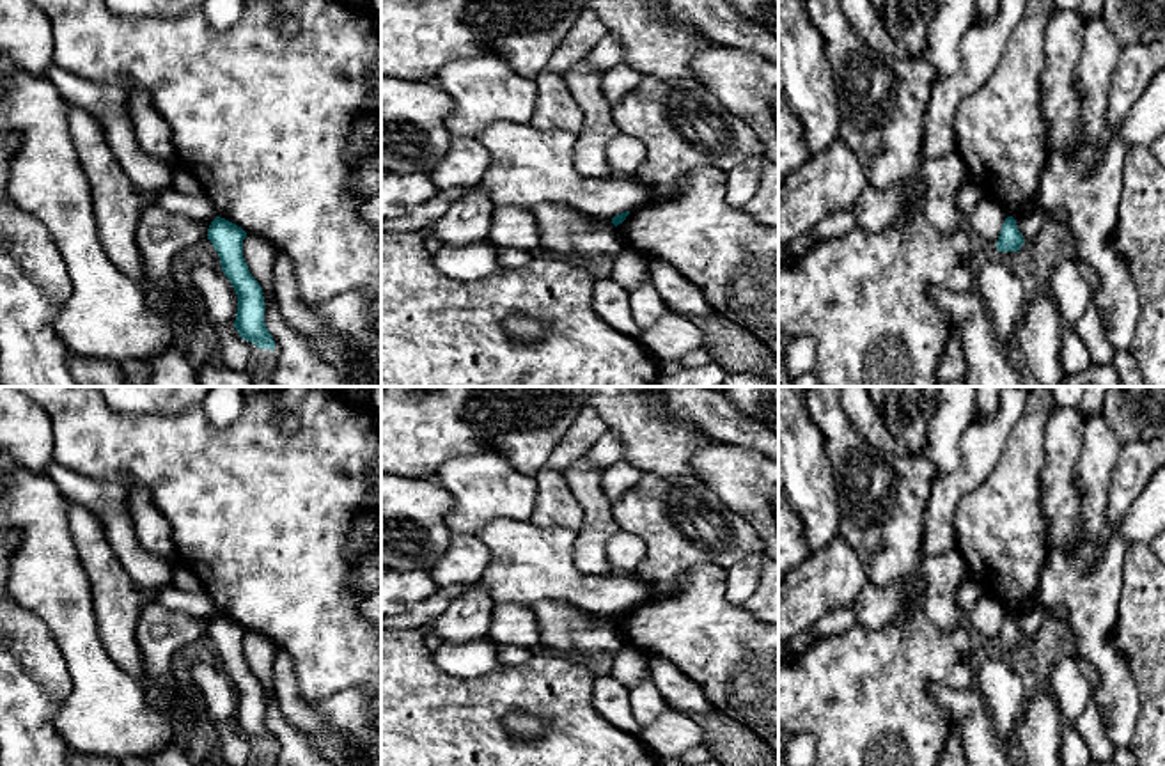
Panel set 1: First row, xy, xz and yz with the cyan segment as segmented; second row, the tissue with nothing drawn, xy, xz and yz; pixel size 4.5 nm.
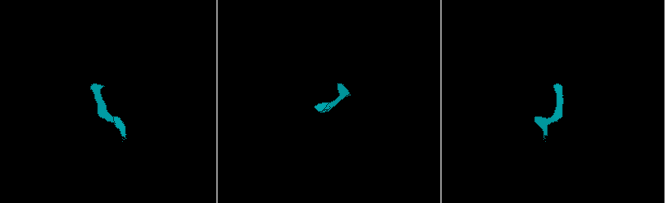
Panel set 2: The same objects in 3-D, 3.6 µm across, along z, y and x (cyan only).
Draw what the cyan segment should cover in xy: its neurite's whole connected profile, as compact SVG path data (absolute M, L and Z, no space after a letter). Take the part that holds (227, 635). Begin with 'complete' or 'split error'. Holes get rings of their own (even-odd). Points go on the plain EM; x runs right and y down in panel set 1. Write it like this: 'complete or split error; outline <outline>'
complete; outline M220 614L207 626L207 637L218 649L222 668L238 692L234 725L241 736L273 750L275 738L264 720L266 704L262 684L252 674L243 654L245 635L246 629L241 624Z

